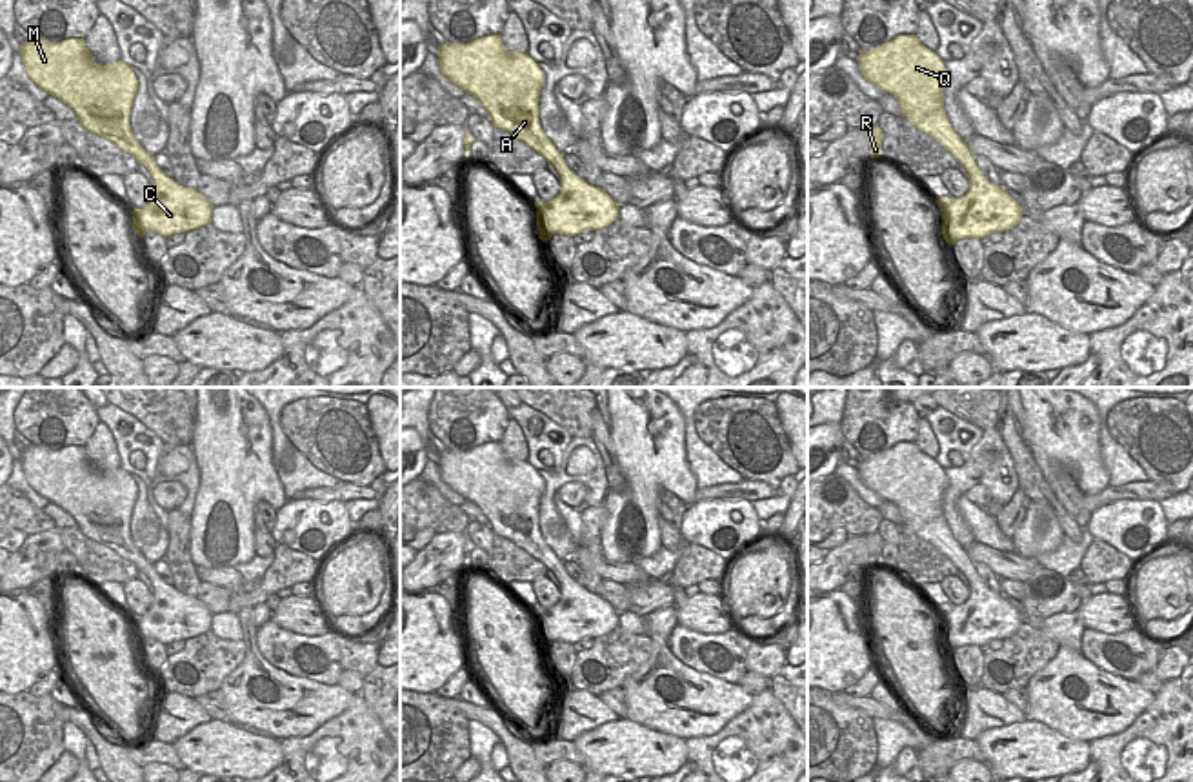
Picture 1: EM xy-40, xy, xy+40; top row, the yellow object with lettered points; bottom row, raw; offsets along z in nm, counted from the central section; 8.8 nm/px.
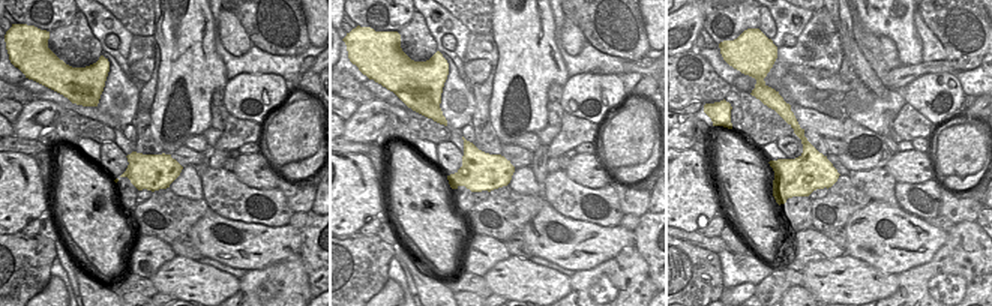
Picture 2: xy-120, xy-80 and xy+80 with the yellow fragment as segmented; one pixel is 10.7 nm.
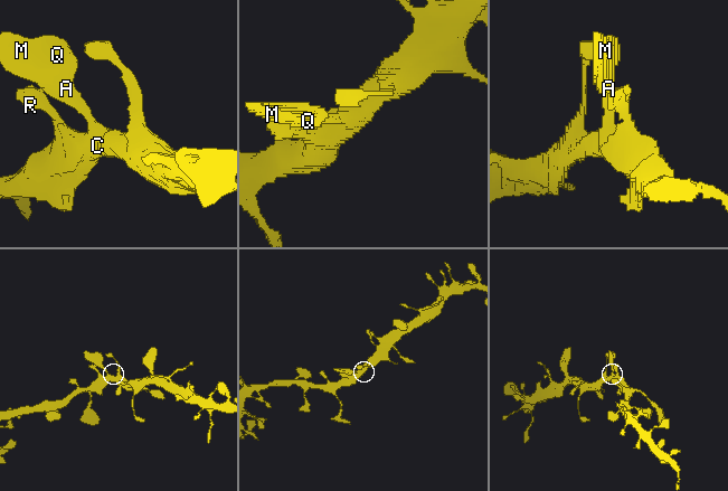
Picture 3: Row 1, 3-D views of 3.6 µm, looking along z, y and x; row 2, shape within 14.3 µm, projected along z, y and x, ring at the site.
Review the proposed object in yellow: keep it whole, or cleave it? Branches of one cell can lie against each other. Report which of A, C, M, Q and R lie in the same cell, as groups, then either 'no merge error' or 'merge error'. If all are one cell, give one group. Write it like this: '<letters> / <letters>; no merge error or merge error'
A C M Q R; no merge error

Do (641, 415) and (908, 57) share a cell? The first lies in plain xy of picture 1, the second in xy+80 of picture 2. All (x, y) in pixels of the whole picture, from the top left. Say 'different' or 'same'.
same

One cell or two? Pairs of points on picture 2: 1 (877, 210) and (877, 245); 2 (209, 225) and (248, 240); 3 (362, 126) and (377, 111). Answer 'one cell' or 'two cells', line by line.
1: one cell
2: one cell
3: one cell

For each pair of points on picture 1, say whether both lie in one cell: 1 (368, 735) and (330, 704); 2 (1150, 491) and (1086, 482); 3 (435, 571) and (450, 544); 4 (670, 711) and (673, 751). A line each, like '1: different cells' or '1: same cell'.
1: different cells
2: different cells
3: same cell
4: different cells

